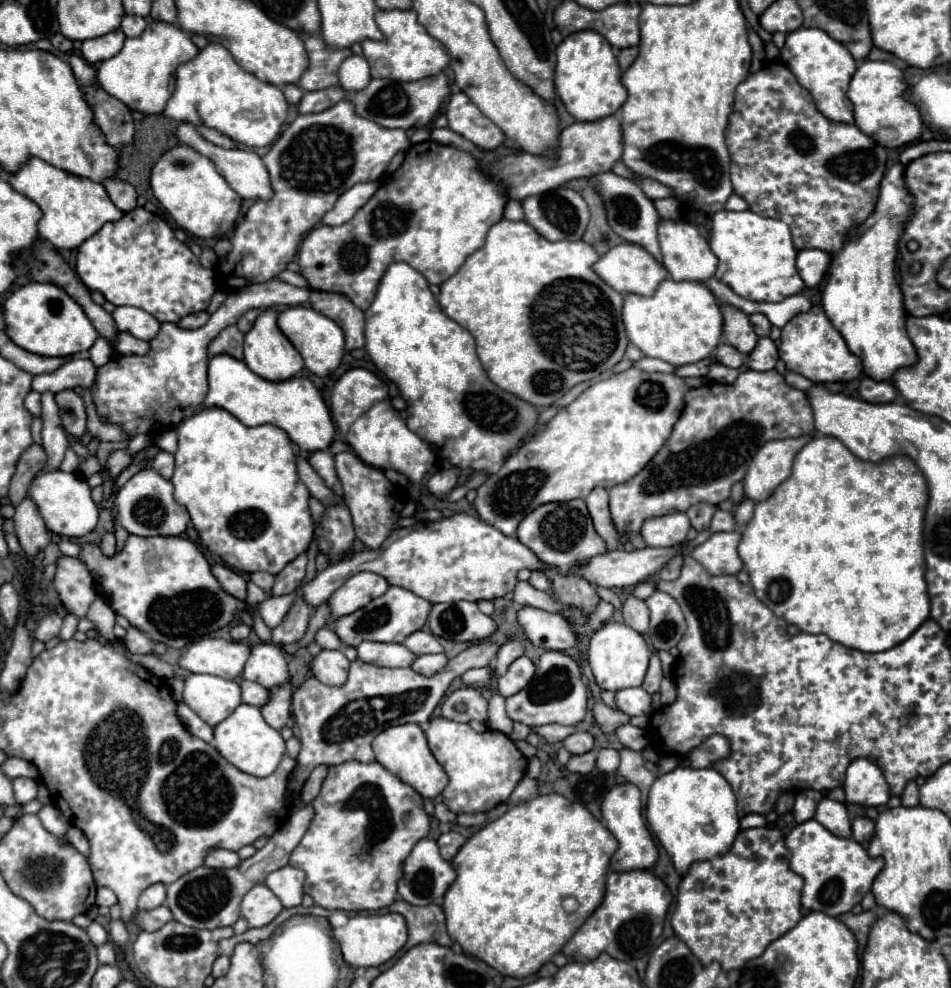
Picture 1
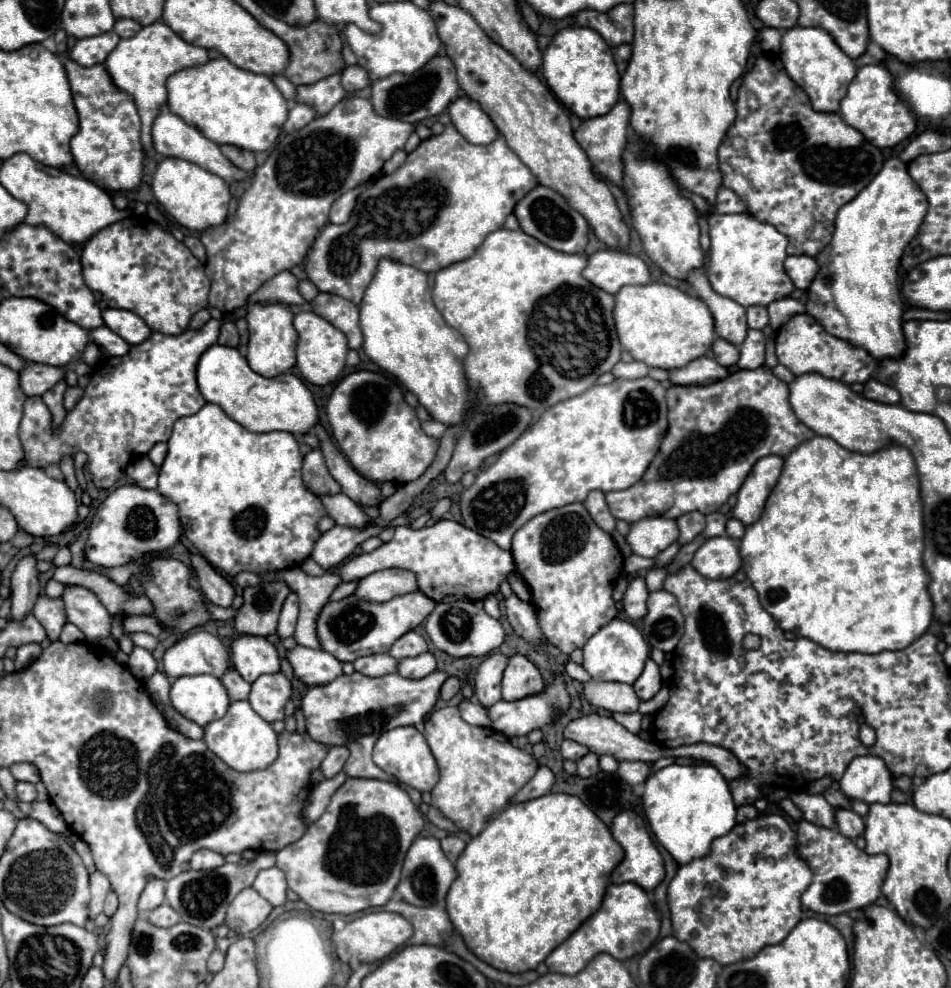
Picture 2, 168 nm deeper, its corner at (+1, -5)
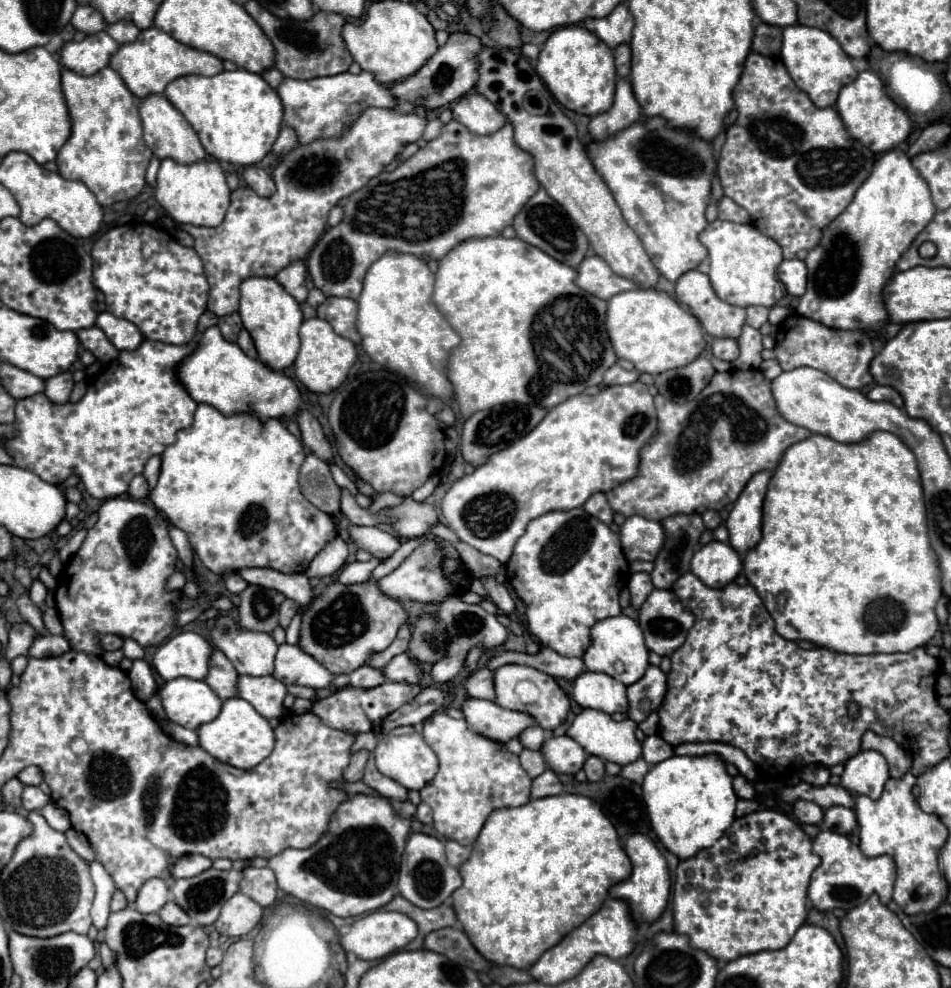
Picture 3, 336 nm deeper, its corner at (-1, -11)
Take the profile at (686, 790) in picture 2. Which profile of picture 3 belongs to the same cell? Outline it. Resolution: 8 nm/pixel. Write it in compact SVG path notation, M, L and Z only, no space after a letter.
M674 755L650 767L650 773L646 773L646 781L642 783L642 795L656 837L680 861L696 857L702 849L708 849L726 833L726 829L734 823L734 809L738 801L732 789L732 777L726 773L724 761L718 755Z

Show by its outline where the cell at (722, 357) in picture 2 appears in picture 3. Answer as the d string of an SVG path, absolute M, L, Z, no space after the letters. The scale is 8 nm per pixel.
M714 339L712 343L712 353L716 359L720 361L736 361L738 359L738 343L736 341L730 341L730 339Z

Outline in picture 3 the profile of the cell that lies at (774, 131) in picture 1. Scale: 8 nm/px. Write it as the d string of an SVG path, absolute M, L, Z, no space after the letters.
M750 53L732 95L738 119L726 129L718 163L724 195L742 205L750 213L752 225L782 247L784 259L804 259L806 251L814 249L822 239L822 229L850 205L858 187L872 173L876 155L860 141L848 137L836 109L818 109L810 97L794 85L780 59Z

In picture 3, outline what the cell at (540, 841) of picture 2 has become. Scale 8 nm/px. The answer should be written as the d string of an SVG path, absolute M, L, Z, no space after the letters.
M554 795L554 797L544 797L544 799L534 799L522 807L510 807L510 809L496 809L486 825L482 827L474 847L472 847L472 855L468 857L468 861L464 861L460 865L460 875L464 879L462 887L456 889L452 893L452 907L456 911L458 921L462 923L464 933L468 935L470 943L476 947L476 951L490 963L498 965L498 967L514 967L514 969L530 969L544 951L552 949L558 941L562 941L572 929L576 929L578 925L582 925L588 917L592 917L600 907L602 901L608 895L608 887L612 887L618 881L624 881L630 875L630 859L626 857L618 833L614 829L614 825L610 823L610 819L602 813L602 809L588 797L582 795Z

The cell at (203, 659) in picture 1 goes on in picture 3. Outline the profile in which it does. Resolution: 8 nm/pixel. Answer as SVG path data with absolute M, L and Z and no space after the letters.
M178 633L154 655L154 669L164 681L178 677L206 679L212 645L198 633Z

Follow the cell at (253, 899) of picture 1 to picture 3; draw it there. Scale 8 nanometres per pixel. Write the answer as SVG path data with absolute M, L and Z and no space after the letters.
M236 893L234 897L230 897L230 901L226 901L226 905L222 905L222 913L214 927L220 935L242 937L260 923L262 913L264 909L256 901L242 893Z

